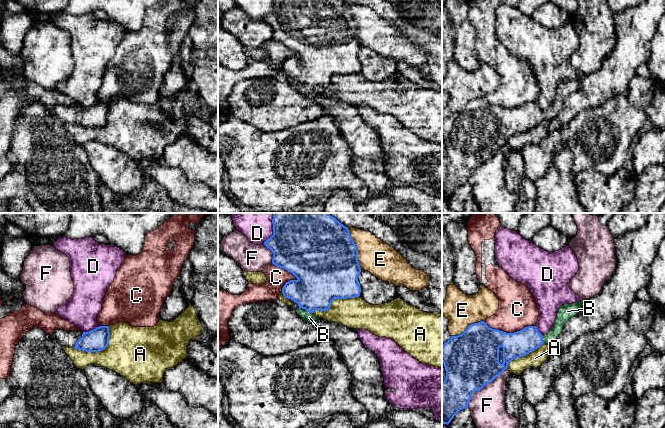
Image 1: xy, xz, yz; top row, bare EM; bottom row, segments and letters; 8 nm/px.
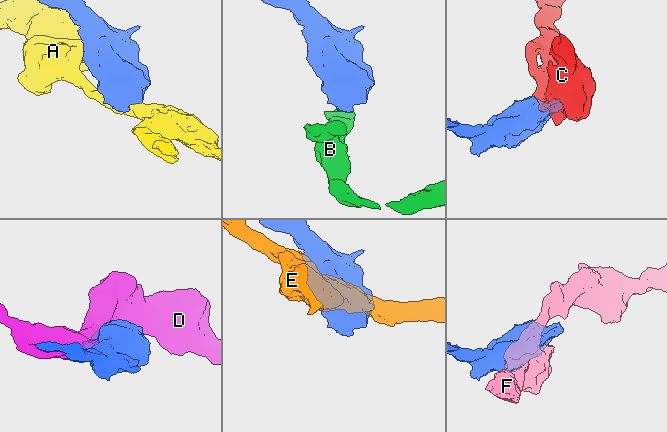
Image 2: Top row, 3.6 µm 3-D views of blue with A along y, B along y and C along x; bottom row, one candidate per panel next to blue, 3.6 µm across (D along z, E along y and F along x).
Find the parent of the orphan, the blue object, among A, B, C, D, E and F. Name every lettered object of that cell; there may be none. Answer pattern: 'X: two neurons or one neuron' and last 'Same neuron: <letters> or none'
A: two neurons
B: one neuron
C: two neurons
D: two neurons
E: two neurons
F: two neurons
Same neuron: B

